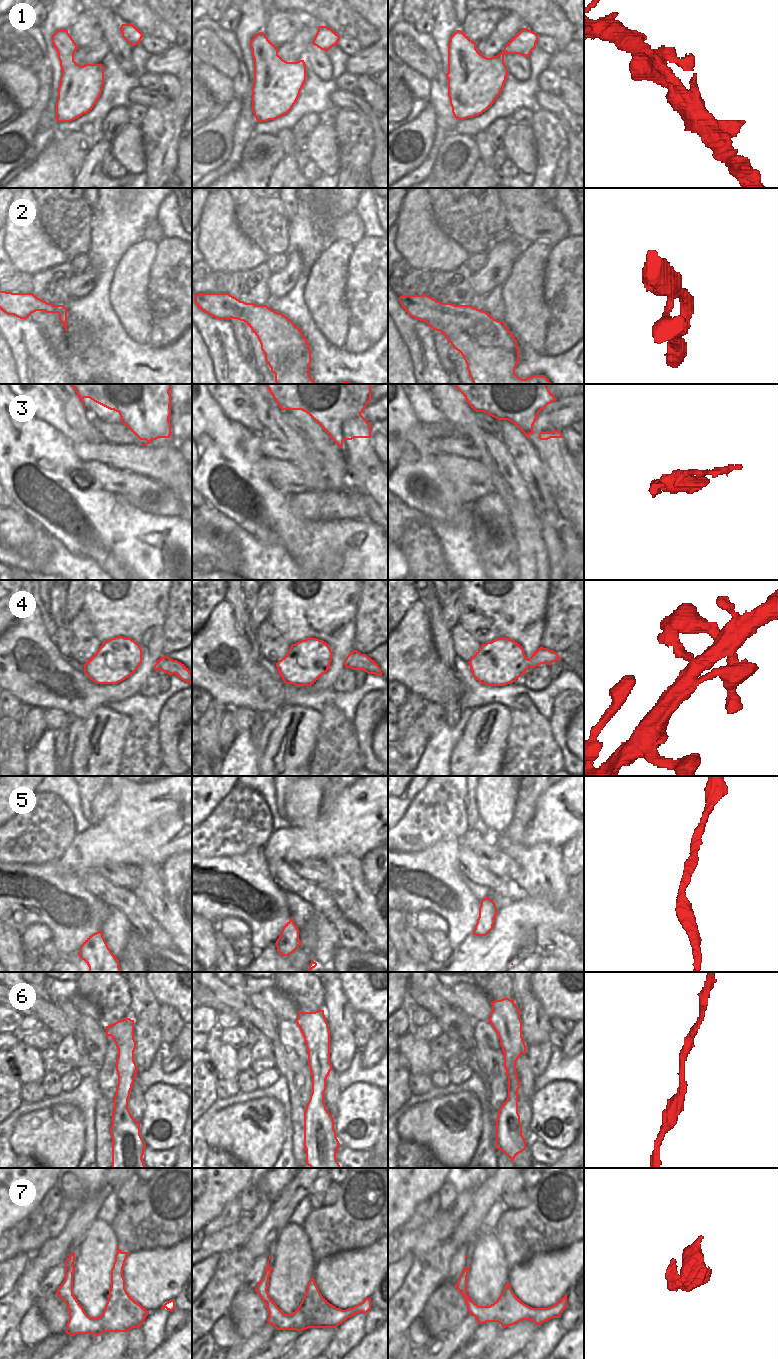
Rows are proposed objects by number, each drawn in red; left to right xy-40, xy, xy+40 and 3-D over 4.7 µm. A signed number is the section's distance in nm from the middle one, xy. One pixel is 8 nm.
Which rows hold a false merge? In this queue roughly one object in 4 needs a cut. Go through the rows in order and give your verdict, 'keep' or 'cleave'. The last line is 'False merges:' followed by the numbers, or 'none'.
1: keep
2: keep
3: cleave
4: keep
5: keep
6: keep
7: keep
False merges: 3

